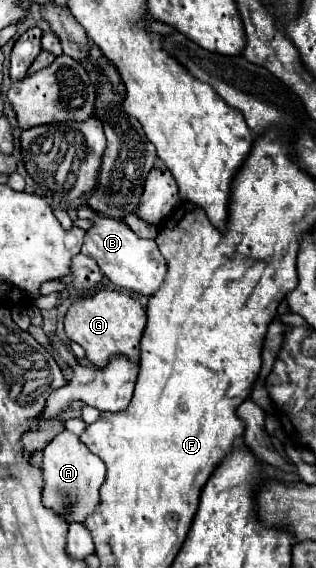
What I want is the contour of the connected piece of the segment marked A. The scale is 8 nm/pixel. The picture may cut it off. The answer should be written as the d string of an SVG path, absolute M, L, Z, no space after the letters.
M69 430L59 432L43 450L41 462L45 488L43 504L61 514L67 522L85 522L85 518L99 504L99 488L105 482L105 464Z

